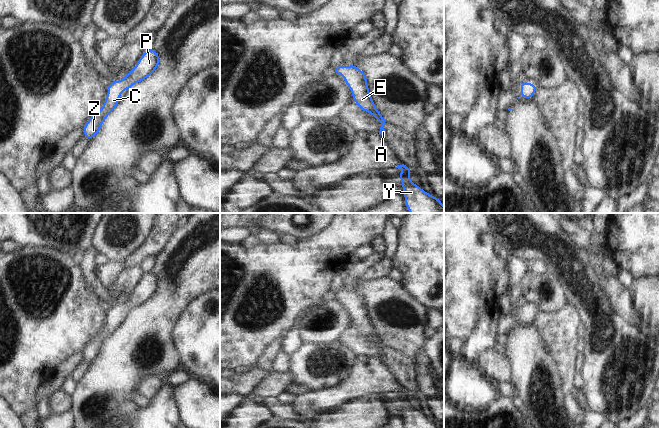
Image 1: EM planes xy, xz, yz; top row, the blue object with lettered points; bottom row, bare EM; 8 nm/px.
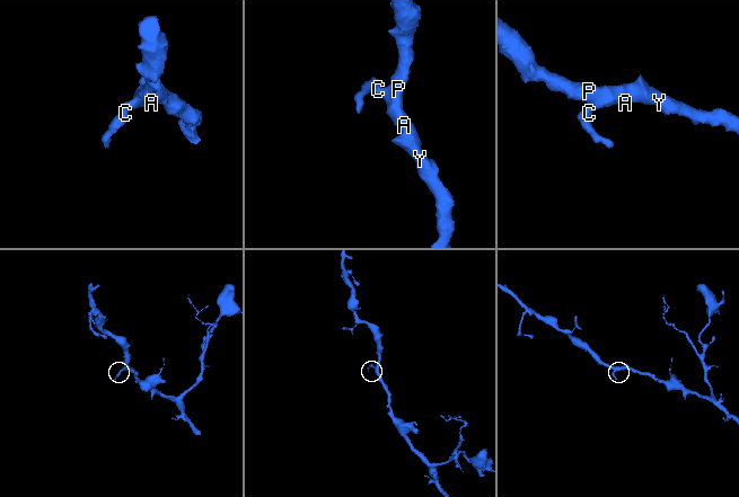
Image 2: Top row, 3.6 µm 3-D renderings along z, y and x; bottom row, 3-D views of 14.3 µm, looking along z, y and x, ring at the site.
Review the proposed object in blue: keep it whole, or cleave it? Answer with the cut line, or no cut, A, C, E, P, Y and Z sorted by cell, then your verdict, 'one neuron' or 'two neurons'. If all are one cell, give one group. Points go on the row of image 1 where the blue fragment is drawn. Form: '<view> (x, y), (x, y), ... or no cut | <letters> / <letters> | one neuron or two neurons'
no cut | A C E P Y Z | one neuron

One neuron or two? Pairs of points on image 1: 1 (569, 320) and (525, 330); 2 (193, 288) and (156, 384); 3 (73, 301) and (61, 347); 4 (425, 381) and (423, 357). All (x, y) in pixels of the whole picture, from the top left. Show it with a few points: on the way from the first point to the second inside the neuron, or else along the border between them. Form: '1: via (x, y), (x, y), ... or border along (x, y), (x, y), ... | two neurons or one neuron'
1: border along (530, 322), (539, 340), (546, 348) | two neurons
2: border along (165, 376), (148, 375), (138, 386) | two neurons
3: via (62, 312), (61, 336) | one neuron
4: via (424, 375), (423, 363) | one neuron

